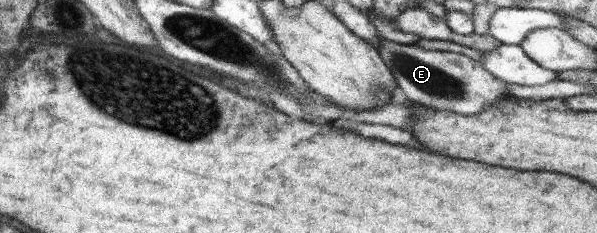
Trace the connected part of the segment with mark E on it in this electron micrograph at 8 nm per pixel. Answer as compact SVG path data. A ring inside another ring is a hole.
M380 38L374 48L392 74L396 89L410 102L472 115L498 100L513 96L509 95L505 82L492 77L480 61L475 62L462 54L423 49L415 44L400 45L384 38Z

